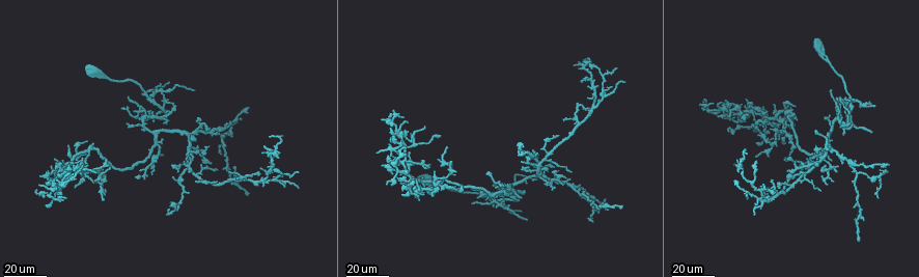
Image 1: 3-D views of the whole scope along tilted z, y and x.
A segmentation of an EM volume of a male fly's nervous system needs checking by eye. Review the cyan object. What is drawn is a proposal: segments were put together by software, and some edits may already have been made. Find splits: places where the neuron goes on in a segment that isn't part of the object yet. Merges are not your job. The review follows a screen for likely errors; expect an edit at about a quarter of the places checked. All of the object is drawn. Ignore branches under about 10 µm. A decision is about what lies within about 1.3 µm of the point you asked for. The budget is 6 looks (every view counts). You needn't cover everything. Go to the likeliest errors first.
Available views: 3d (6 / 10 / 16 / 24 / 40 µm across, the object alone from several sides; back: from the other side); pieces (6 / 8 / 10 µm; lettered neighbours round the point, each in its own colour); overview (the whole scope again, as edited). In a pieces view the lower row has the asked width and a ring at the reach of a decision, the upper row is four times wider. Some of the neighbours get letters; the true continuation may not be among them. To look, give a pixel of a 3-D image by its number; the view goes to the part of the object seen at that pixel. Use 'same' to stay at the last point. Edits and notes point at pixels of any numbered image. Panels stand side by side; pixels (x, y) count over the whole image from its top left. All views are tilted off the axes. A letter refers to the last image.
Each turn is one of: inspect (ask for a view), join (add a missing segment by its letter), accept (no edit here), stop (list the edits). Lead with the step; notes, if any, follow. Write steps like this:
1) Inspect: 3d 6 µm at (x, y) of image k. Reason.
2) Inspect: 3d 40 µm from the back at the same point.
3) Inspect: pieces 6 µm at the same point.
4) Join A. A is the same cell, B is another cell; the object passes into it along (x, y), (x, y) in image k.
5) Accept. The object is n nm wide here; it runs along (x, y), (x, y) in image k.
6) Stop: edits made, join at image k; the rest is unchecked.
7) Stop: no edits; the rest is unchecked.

Inspect: 3d 24 µm at (525, 220) of image 1. End of a long branch.

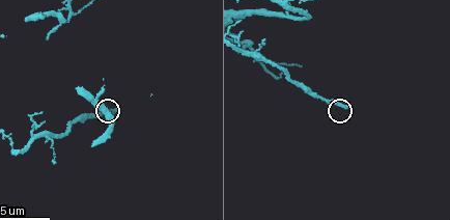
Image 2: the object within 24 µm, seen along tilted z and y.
Inspect: pieces 6 µm at (114, 111) of image 2.

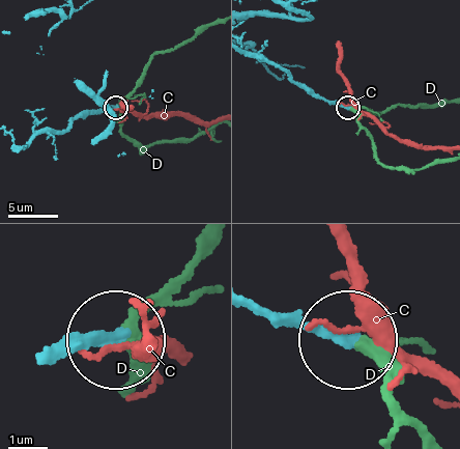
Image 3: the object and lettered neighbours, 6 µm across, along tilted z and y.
Join D. The object is 260 nm wide here; D is the same cell, C is another cell; the object passes into it along (324, 97), (355, 112), (383, 164), (412, 171), (447, 161) in image 3; the neuron continues.

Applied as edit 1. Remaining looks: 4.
Inspect: 3d 24 µm at (497, 208) of image 1. Branch stops here.

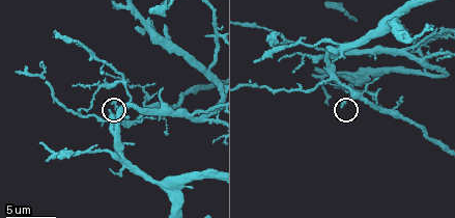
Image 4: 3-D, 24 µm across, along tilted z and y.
Inspect: pieces 10 µm at (342, 105) of image 4.

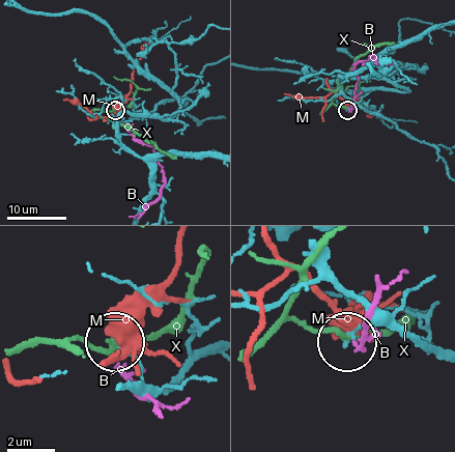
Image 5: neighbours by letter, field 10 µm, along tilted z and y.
Accept. The object is 190 nm wide here; B, M and X are other cells; no lettered segment goes on from it.

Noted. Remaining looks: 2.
Inspect: 3d 40 µm at (524, 167) of image 1. An open end.

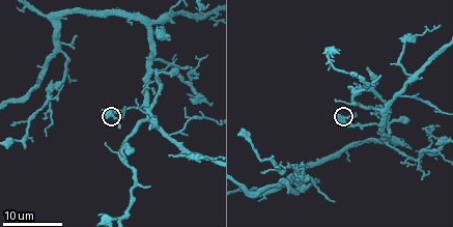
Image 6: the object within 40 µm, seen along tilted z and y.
Inspect: pieces 8 µm at (108, 116) of image 6.

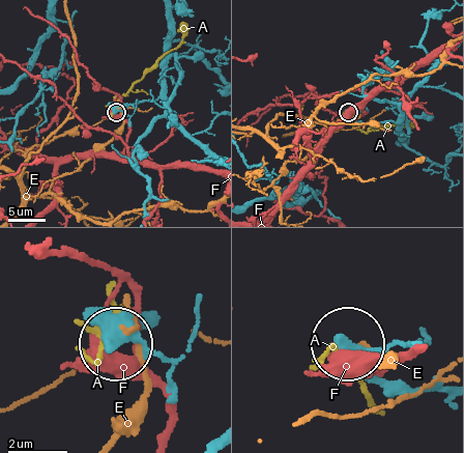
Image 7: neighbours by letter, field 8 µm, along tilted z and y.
Accept. The object is 370 nm wide here; A, E and F are other cells; it runs along (446, 389), (397, 392), (351, 347) in image 7; no lettered segment goes on from it.

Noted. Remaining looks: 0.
Stop: edits made, join at image 3; the rest is unchecked.

